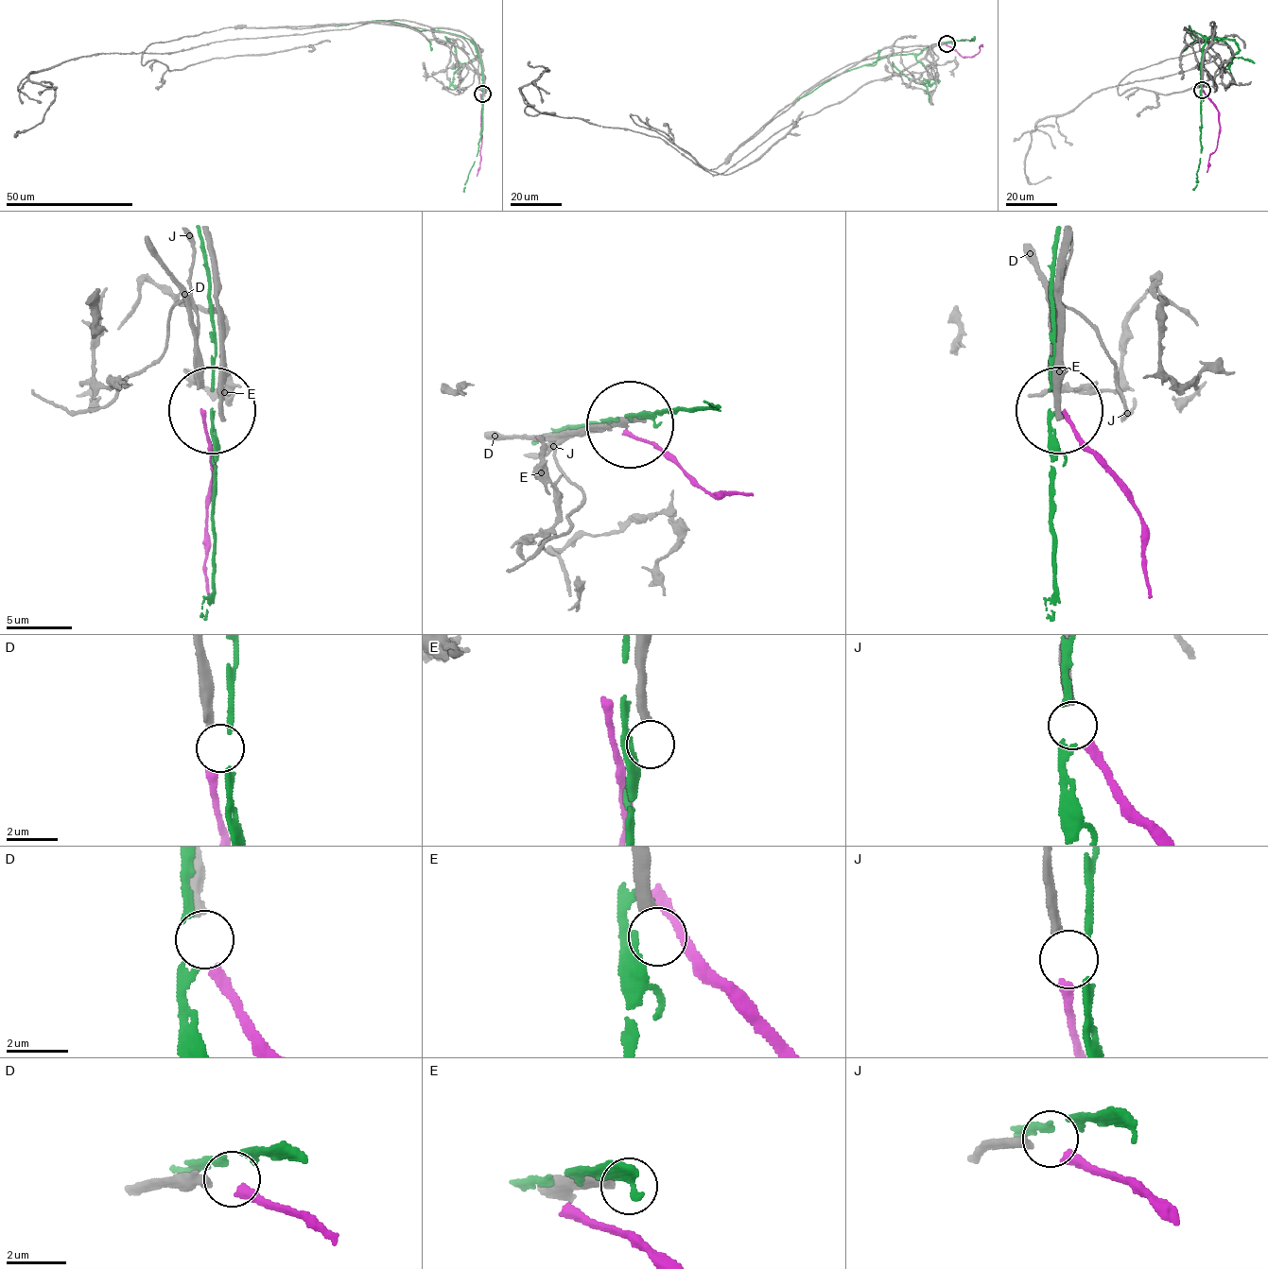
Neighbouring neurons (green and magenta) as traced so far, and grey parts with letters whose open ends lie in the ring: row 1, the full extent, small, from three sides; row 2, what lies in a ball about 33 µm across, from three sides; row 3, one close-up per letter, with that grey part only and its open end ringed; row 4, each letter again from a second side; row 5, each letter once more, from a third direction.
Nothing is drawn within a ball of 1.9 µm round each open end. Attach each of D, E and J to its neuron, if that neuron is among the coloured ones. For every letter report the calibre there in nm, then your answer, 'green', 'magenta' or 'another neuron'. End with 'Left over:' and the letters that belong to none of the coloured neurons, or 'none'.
D: 340 nm | another neuron
E: 360 nm | another neuron
J: 320 nm | magenta
Left over: D, E

